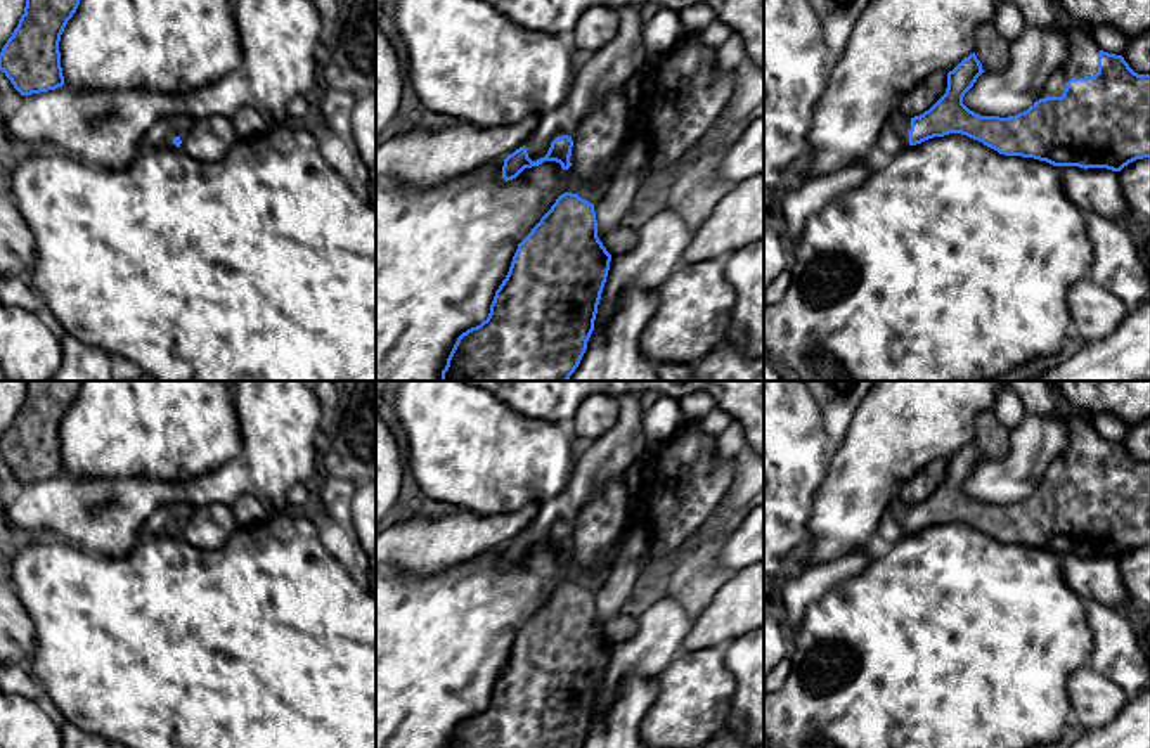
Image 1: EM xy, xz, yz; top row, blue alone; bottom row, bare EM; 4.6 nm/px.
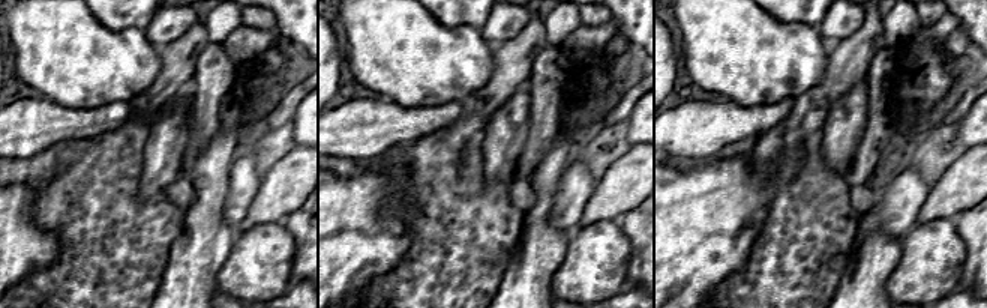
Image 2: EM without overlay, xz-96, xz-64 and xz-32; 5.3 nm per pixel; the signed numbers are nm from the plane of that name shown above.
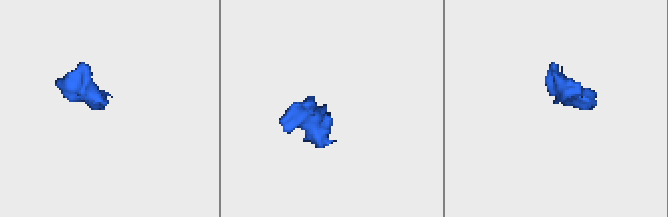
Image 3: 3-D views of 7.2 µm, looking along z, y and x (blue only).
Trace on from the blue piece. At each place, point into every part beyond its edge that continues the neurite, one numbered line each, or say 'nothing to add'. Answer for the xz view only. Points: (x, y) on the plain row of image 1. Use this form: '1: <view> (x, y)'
1: xz (608, 457)

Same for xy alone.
1: xy (161, 522)

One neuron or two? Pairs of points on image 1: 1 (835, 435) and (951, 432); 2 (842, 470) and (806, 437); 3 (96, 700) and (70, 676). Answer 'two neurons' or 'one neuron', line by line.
1: two neurons
2: two neurons
3: one neuron

